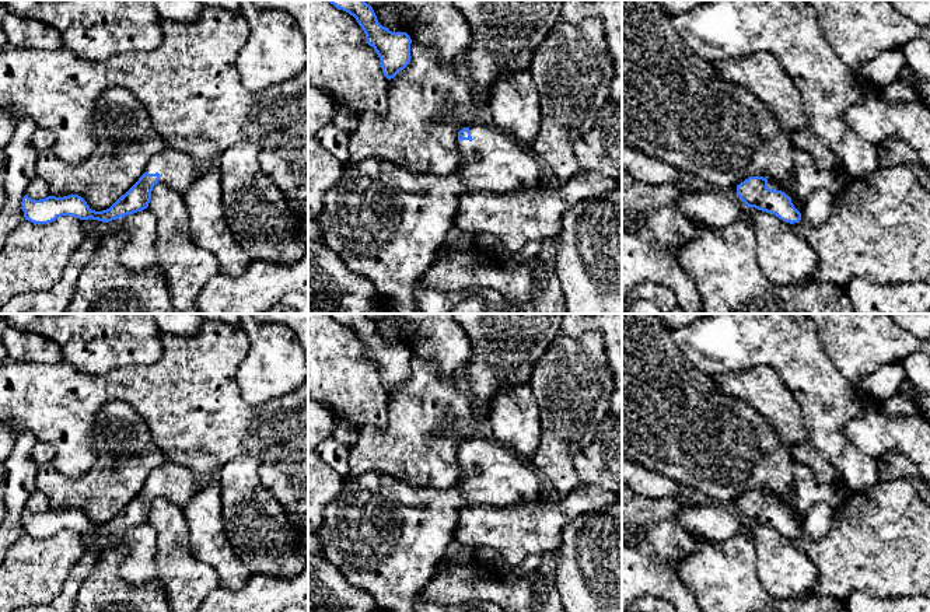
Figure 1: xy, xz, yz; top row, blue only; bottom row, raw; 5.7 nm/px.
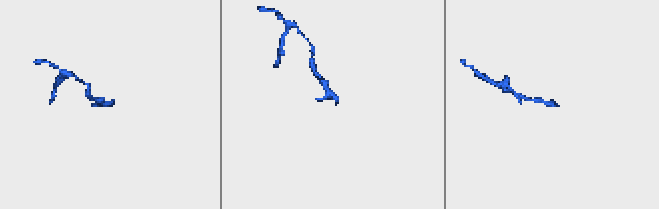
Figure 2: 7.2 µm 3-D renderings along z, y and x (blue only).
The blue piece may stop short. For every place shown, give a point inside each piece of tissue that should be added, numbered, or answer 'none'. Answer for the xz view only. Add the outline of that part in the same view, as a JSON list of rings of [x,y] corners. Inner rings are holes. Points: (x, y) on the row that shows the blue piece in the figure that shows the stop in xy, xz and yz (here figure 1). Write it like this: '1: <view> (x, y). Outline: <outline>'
1: xz (387, 224). Outline: [[[478,123],[469,126],[469,132],[473,140],[458,141],[461,161],[459,168],[452,174],[419,175],[391,162],[367,160],[360,168],[346,167],[339,182],[325,193],[324,207],[315,220],[322,230],[322,244],[335,251],[352,272],[374,284],[388,314],[413,314],[415,286],[433,265],[448,230],[457,224],[454,207],[462,195],[473,190],[510,193],[531,189],[550,175],[539,160],[522,151],[496,126]]]

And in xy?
1: xy (178, 170). Outline: [[[171,147],[154,154],[144,172],[158,172],[161,175],[158,183],[179,189],[181,192],[186,192],[200,175],[195,160],[186,153]]]

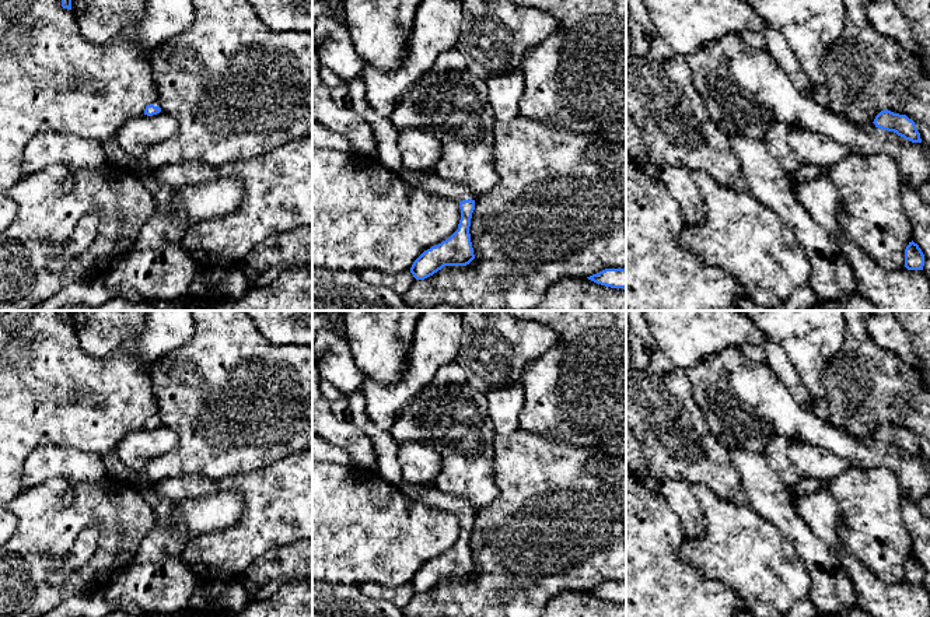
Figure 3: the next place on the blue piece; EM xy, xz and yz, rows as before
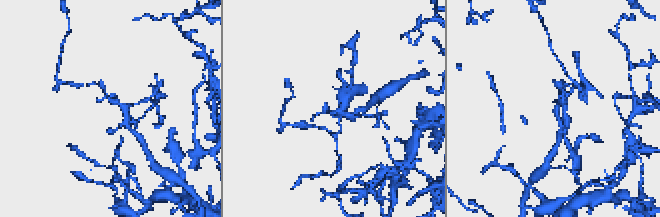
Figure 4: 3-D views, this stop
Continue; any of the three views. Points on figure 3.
1: xz (432, 183). Outline: [[[403,168],[399,175],[415,187],[424,189],[429,193],[436,193],[458,203],[468,199],[476,200],[465,183],[450,182],[436,173],[423,175],[419,171],[408,171]]]

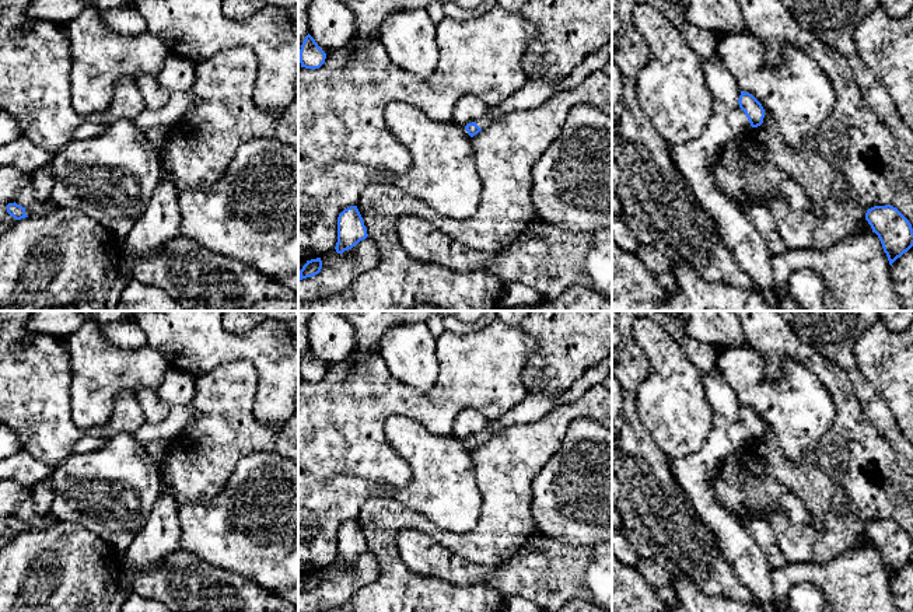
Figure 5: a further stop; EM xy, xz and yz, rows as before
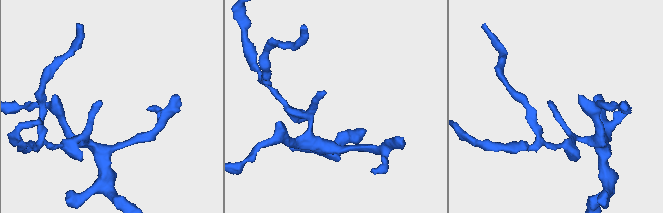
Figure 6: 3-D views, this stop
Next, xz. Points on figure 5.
1: xz (495, 115). Outline: [[[499,106],[490,108],[490,111],[486,116],[476,120],[476,125],[483,130],[483,129],[489,127],[493,122],[499,120],[500,118],[503,118],[503,115],[500,113]]]

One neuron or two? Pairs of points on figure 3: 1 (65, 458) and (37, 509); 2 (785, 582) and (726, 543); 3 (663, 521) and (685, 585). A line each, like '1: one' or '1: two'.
1: two
2: one
3: one

